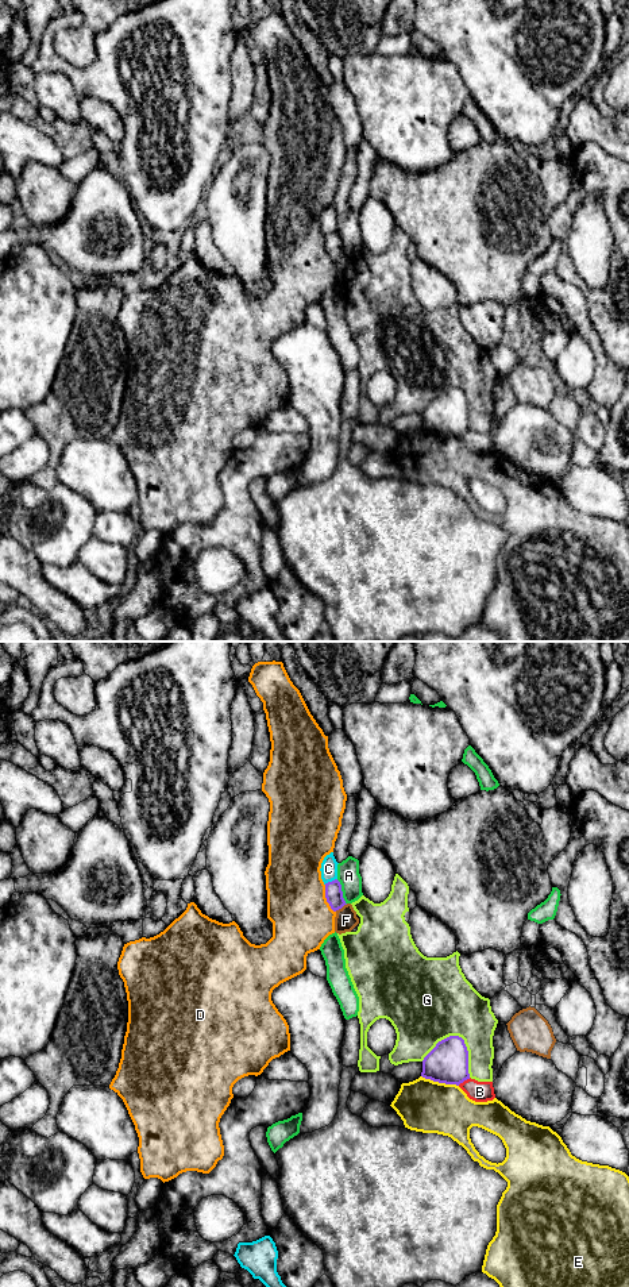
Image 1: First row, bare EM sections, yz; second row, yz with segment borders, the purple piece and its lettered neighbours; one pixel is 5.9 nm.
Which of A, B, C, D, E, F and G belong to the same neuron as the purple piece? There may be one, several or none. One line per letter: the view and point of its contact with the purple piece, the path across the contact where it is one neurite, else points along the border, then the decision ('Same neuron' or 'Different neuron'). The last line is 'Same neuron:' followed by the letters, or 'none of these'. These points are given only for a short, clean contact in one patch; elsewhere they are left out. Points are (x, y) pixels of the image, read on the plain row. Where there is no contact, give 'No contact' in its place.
A: Touches purple at yz (342, 243). Different neuron
B: Touches purple at yz (463, 432). Different neuron
C: Touches purple at yz (330, 234). Different neuron
D: Touches purple at yz (325, 249). Different neuron
E: Touches purple at yz (440, 434). Different neuron
F: Touches purple at yz (340, 259). Boundary: yz (347, 255), (335, 262). Different neuron
G: Touches purple at yz (460, 389). Different neuron
Same neuron: none of these

